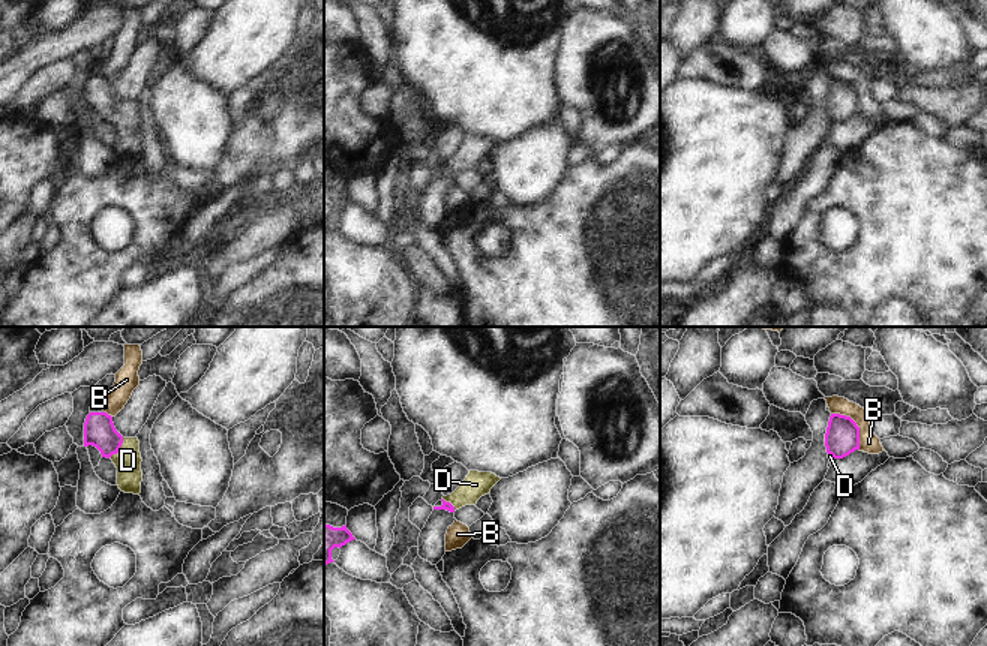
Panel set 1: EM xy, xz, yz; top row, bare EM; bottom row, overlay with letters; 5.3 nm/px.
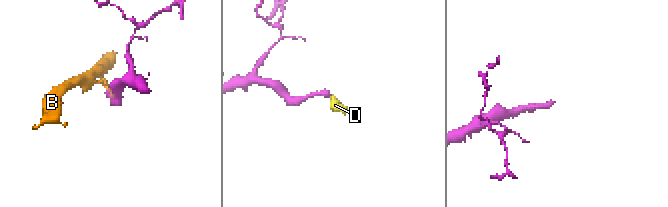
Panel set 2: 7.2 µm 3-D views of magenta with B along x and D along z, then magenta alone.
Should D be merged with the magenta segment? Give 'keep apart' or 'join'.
join

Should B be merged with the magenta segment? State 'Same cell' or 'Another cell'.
Another cell

